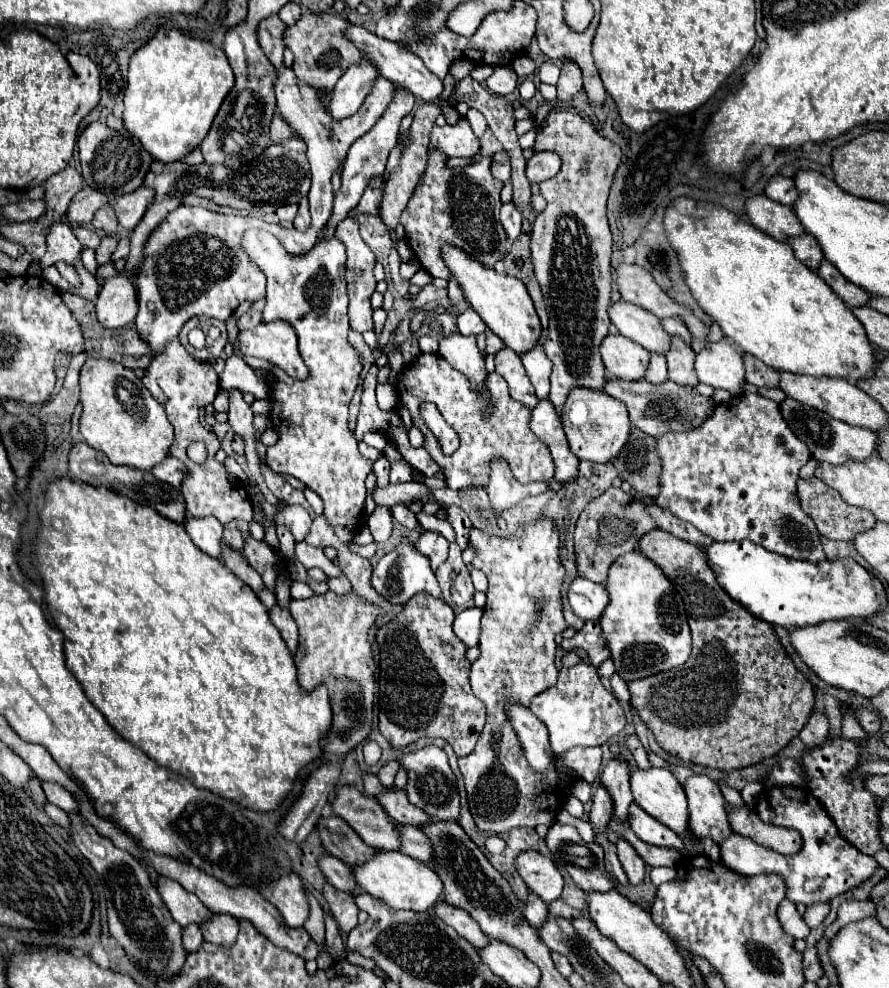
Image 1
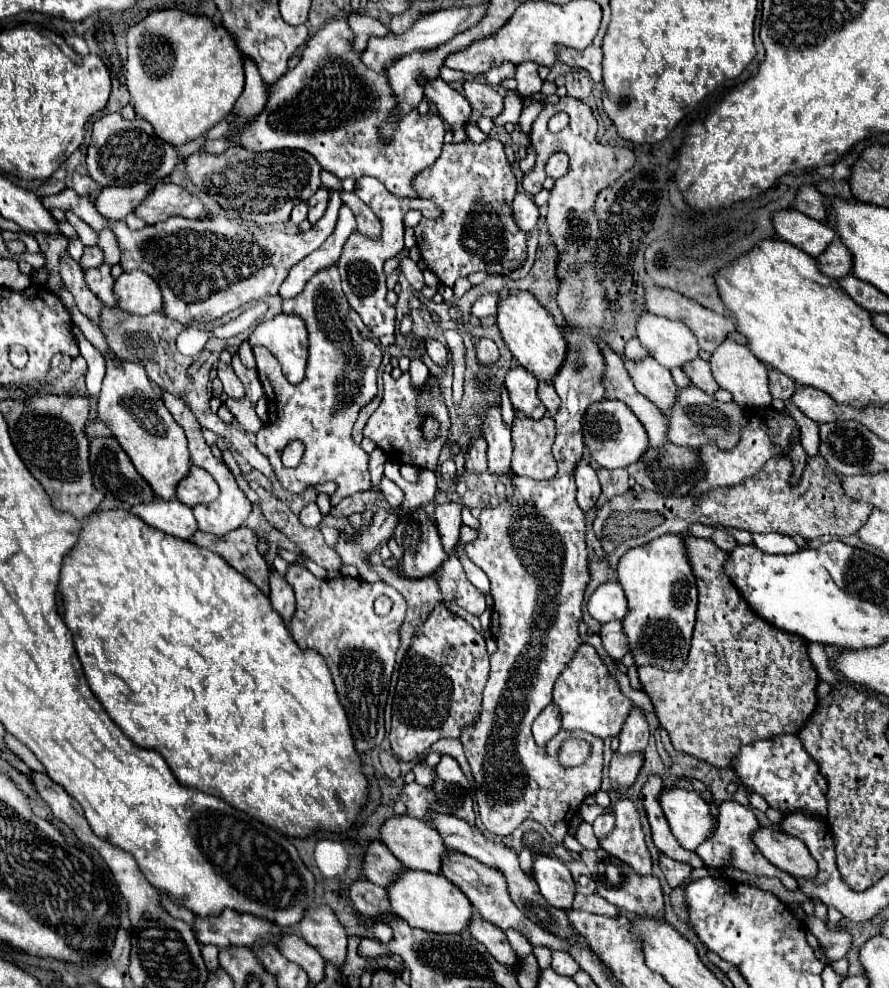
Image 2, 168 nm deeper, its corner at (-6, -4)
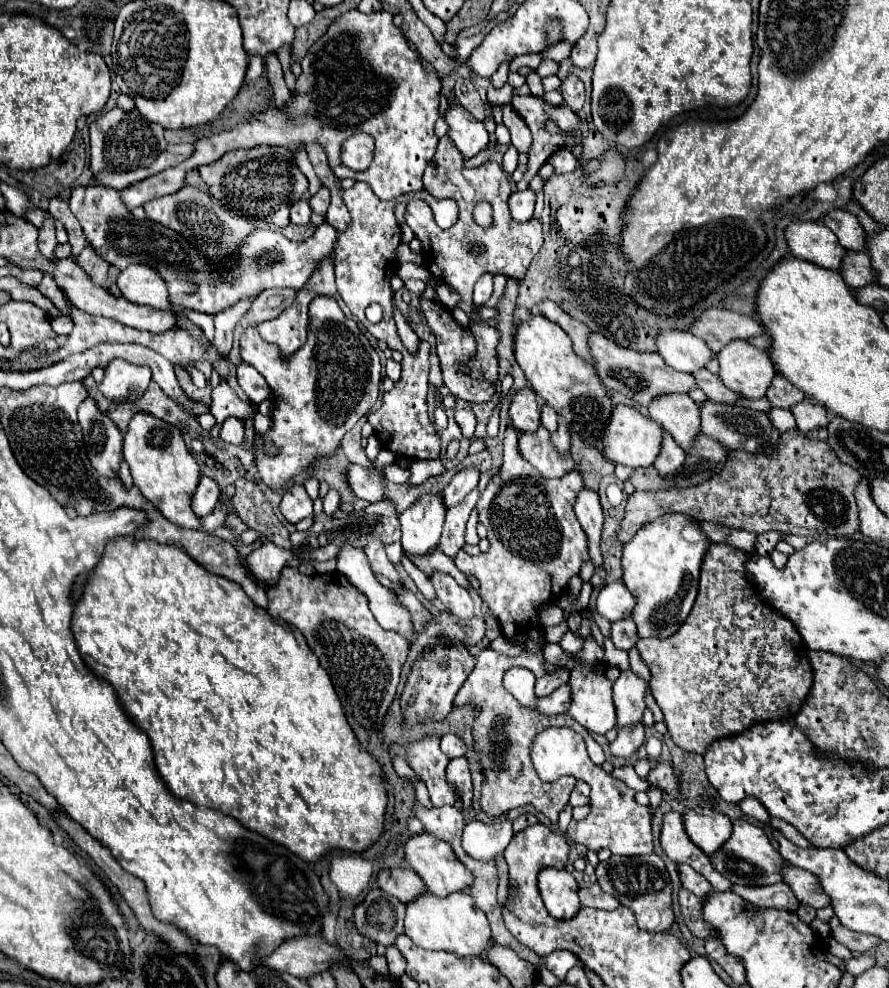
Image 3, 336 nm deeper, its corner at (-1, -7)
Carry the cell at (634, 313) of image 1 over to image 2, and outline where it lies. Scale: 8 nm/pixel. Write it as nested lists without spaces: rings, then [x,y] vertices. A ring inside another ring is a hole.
[[[642,314],[636,328],[642,346],[646,346],[666,368],[684,366],[686,362],[698,358],[698,340],[682,322],[666,320],[656,314]]]

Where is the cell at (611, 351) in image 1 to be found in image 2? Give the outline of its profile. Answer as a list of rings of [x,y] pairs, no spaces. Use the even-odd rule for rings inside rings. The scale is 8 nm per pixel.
[[[654,358],[642,362],[624,362],[626,370],[632,374],[636,390],[646,396],[662,414],[668,414],[676,404],[680,388],[674,384],[668,368],[660,366]]]

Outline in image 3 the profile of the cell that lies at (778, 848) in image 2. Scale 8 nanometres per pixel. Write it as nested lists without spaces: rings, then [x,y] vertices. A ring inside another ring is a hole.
[[[785,865],[785,883],[791,887],[799,903],[811,905],[815,909],[829,905],[829,895],[821,889],[817,877],[805,869],[797,869],[795,865]]]

